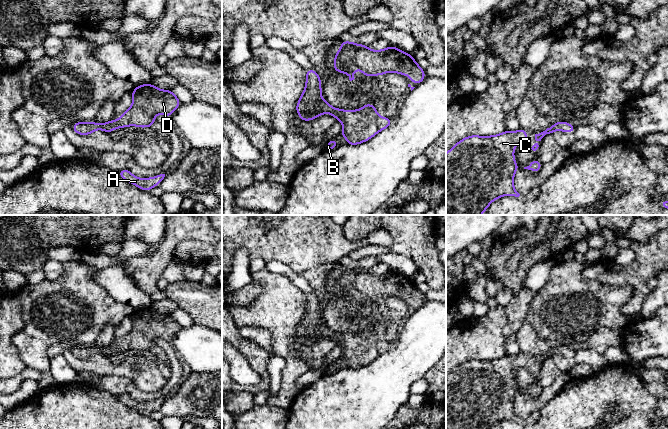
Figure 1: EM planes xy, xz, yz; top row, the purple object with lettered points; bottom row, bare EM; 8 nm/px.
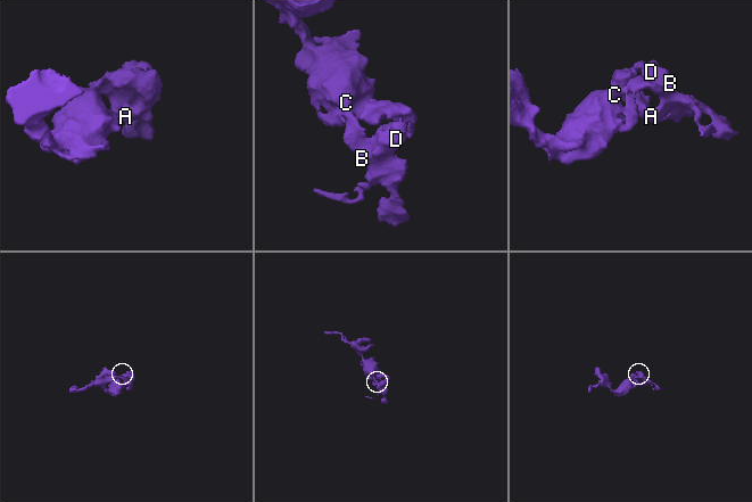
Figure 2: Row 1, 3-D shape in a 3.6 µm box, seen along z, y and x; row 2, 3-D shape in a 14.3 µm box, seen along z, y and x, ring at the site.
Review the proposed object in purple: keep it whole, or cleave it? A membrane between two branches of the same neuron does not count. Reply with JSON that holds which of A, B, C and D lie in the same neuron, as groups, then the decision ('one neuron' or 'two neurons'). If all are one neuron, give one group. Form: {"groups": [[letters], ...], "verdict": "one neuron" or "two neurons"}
{"groups": [["A", "B", "C", "D"]], "verdict": "one neuron"}

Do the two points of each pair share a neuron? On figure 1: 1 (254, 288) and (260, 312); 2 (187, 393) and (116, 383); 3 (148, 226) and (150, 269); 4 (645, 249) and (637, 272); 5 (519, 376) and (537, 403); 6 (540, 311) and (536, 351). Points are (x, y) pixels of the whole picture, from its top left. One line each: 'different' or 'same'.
1: different
2: same
3: different
4: same
5: different
6: different

